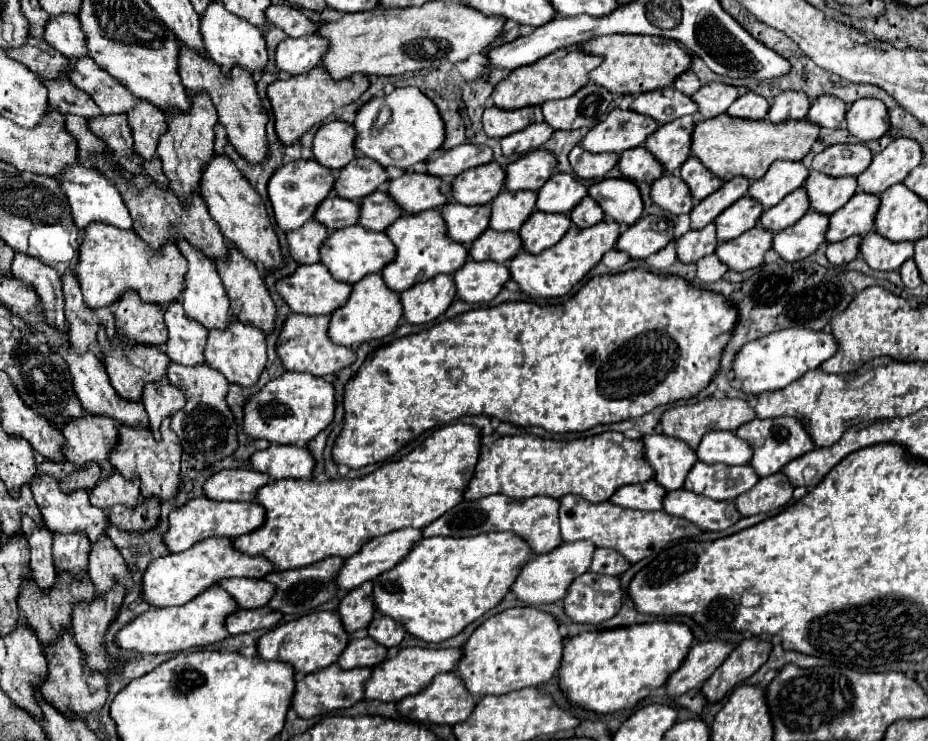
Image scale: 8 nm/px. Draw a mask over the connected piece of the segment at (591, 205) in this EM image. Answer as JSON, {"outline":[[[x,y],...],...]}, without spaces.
{"outline":[[[586,196],[586,198],[570,212],[570,218],[572,218],[572,222],[574,222],[578,228],[588,228],[588,226],[598,224],[600,220],[604,220],[604,212],[602,212],[602,208],[600,208],[590,196]]]}

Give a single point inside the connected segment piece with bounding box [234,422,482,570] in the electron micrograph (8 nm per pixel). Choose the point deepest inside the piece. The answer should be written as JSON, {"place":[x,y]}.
{"place":[305,521]}

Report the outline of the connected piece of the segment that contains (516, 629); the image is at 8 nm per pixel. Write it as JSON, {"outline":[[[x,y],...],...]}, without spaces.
{"outline":[[[518,606],[488,618],[466,642],[464,658],[456,672],[474,696],[508,694],[526,686],[548,682],[560,668],[564,638],[558,632],[558,620],[542,610]]]}

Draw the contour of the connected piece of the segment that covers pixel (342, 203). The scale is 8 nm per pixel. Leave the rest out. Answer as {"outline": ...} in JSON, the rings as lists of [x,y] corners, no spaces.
{"outline":[[[328,196],[316,210],[314,220],[330,230],[340,230],[344,226],[354,226],[360,218],[360,202],[352,202],[340,196]]]}

